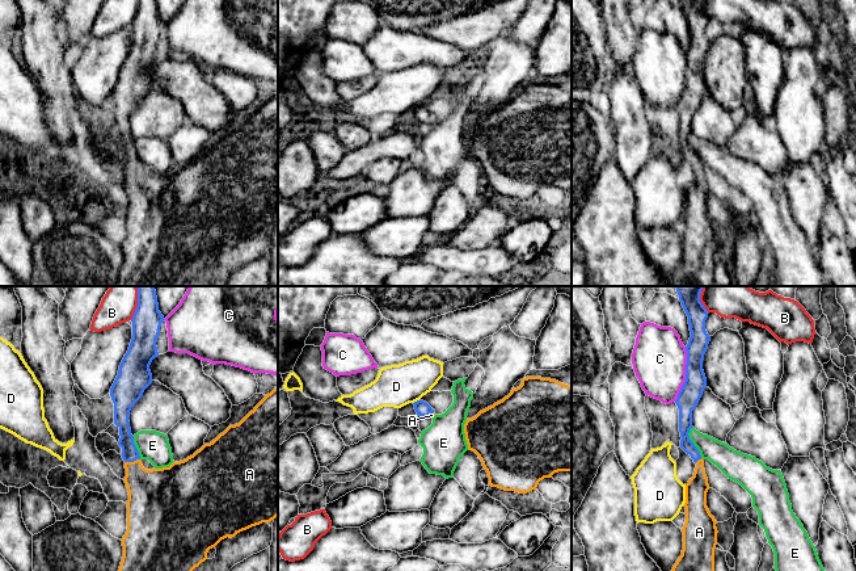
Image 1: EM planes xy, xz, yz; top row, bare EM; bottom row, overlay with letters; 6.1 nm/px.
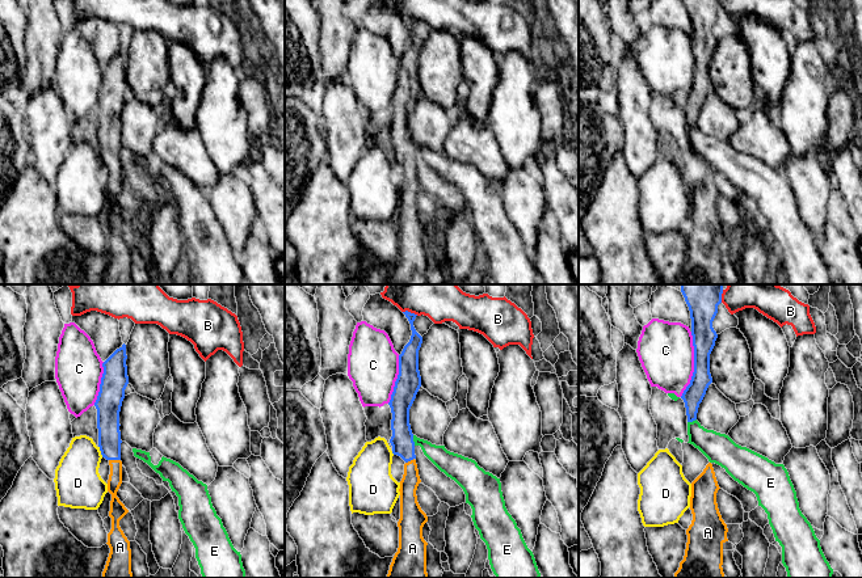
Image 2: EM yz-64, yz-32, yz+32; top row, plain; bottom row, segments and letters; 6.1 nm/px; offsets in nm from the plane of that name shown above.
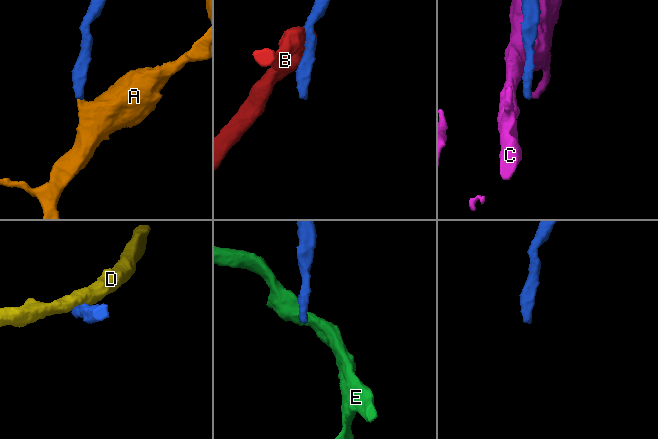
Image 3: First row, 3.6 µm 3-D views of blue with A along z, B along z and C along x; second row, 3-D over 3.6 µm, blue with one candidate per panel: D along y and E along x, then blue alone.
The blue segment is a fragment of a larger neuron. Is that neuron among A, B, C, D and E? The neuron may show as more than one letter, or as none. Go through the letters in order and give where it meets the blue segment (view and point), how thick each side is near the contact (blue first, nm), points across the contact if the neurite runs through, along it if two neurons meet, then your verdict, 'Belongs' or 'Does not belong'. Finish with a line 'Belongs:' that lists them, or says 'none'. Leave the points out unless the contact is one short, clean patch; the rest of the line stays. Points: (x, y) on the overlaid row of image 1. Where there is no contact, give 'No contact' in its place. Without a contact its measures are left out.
A: Touches blue at xy (131, 461). Thickness 100 nm (blue) against 320 nm. Path across: xy (130, 453), (131, 461), (136, 478), (154, 495). Belongs
B: Touches blue at xy (138, 303). Thickness 180 nm (blue) against 200 nm. Boundary: xy (138, 286), (138, 305), (130, 319). Does not belong
C: Touches blue at yz (686, 374). Thickness 140 nm (blue) against 320 nm. Does not belong
D: Touches blue at xz (417, 401). Thickness 90 nm (blue) against 260 nm. Boundary: xz (418, 399), (413, 403). Does not belong
E: Touches blue at yz (692, 443). Thickness 120 nm (blue) against 150 nm. Boundary: yz (691, 427), (688, 439), (701, 457). Does not belong
Belongs: A

